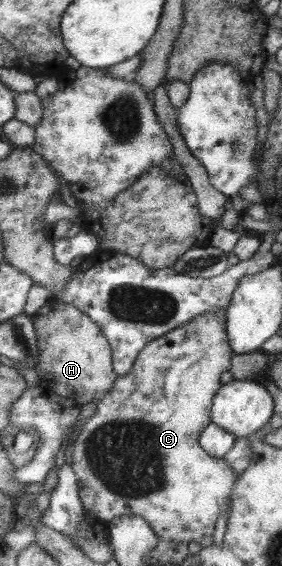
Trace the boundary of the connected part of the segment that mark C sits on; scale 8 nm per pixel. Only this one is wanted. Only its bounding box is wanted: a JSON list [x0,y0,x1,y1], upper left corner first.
[71,310,240,542]

